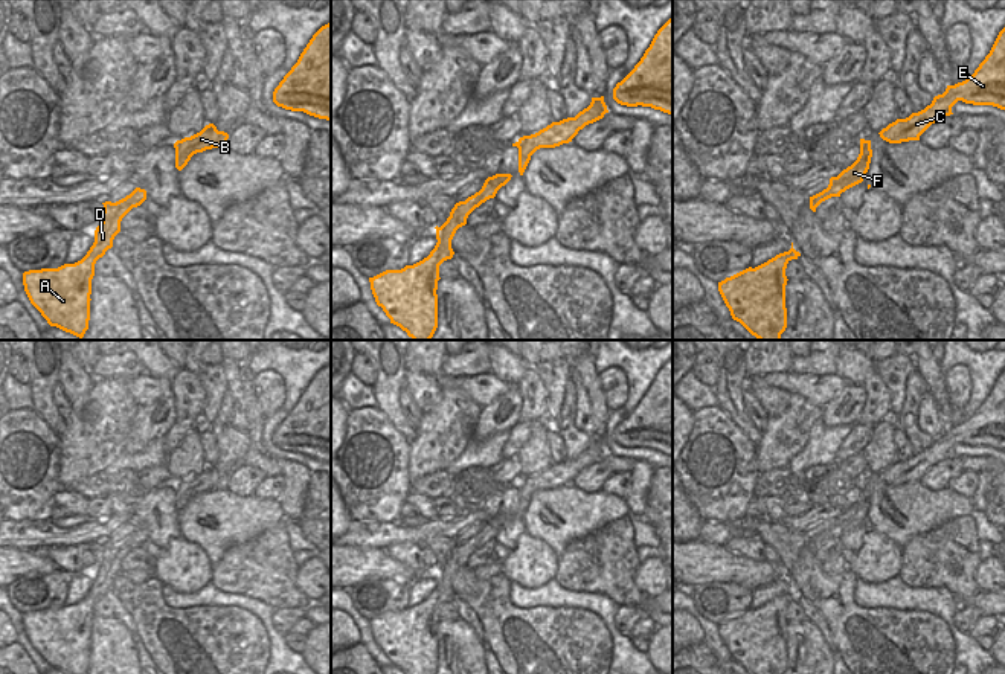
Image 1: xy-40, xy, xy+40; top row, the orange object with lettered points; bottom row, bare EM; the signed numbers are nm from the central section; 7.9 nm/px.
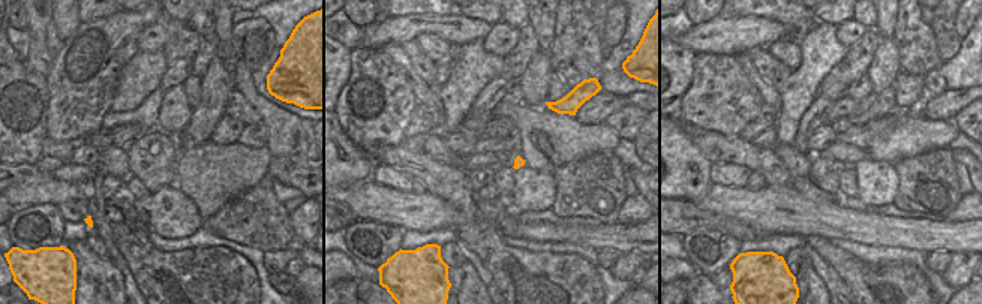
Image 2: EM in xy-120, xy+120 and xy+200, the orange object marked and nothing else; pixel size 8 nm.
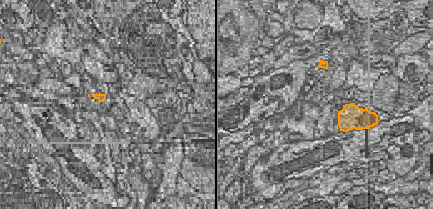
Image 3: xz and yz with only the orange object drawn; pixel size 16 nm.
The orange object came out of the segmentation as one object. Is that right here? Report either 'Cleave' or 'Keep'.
Keep

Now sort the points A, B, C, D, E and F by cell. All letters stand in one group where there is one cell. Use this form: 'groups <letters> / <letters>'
groups A B C D E F

